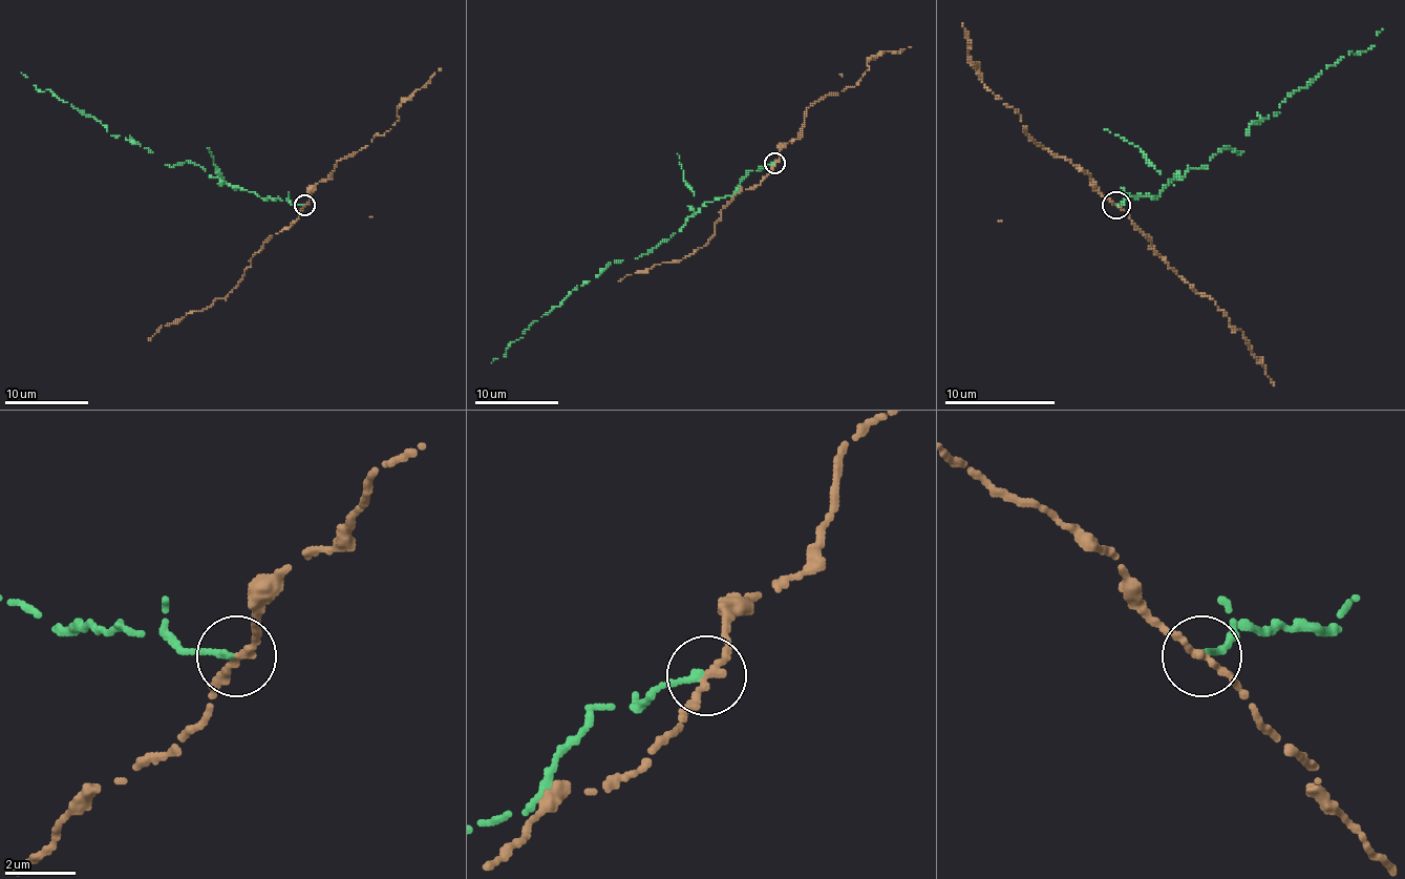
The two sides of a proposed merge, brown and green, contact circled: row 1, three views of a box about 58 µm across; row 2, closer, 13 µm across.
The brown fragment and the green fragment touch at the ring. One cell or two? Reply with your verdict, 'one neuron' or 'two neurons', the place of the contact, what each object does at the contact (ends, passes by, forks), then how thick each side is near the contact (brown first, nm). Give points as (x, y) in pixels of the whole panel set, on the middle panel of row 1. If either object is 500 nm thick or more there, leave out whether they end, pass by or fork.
two neurons | (774, 163) | brown passes by | green ends | 220/180 nm

